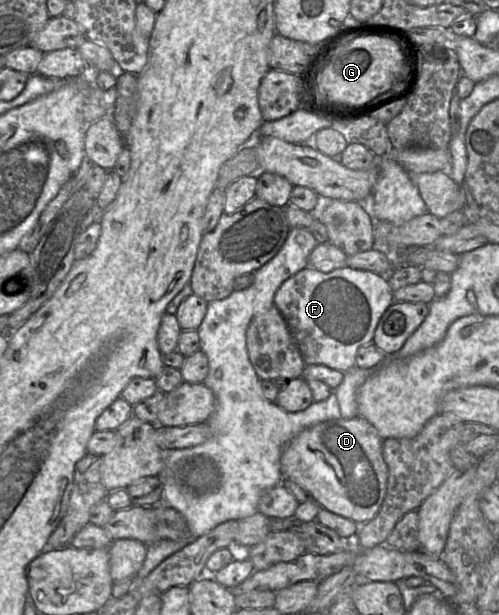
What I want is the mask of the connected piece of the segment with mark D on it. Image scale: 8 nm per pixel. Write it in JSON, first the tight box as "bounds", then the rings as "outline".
{"bounds":[281,417,388,525],"outline":[[[362,417],[336,419],[315,424],[294,437],[284,448],[281,472],[284,479],[300,485],[321,508],[363,525],[378,514],[387,492],[388,467],[383,458],[384,439]]]}

